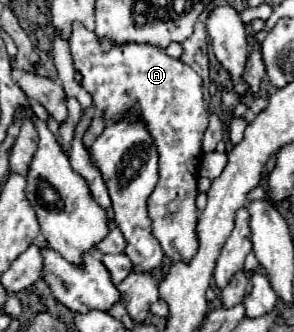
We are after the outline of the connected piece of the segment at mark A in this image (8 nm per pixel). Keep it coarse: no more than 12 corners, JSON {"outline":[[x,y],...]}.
{"outline":[[73,24],[83,88],[105,120],[139,108],[159,152],[153,236],[199,250],[201,78],[151,44],[103,48]]}

